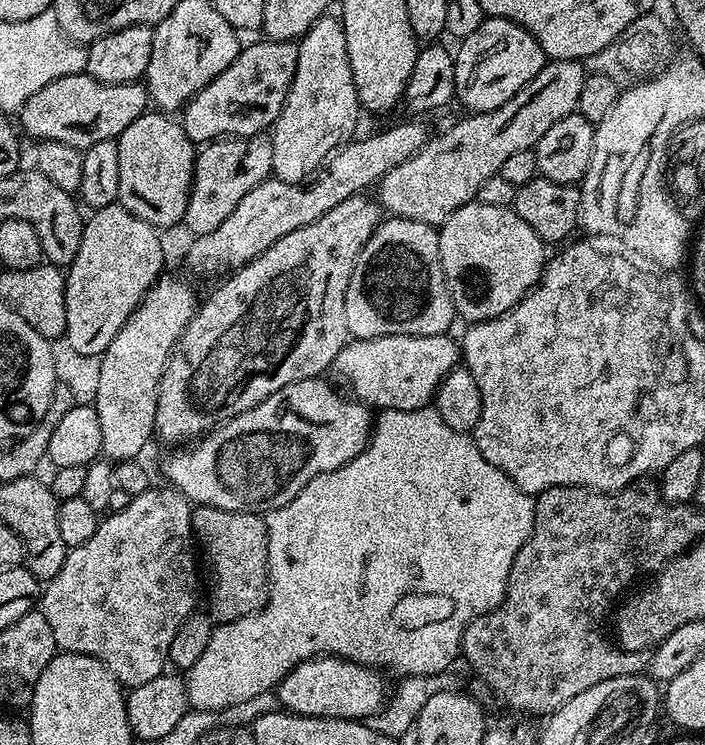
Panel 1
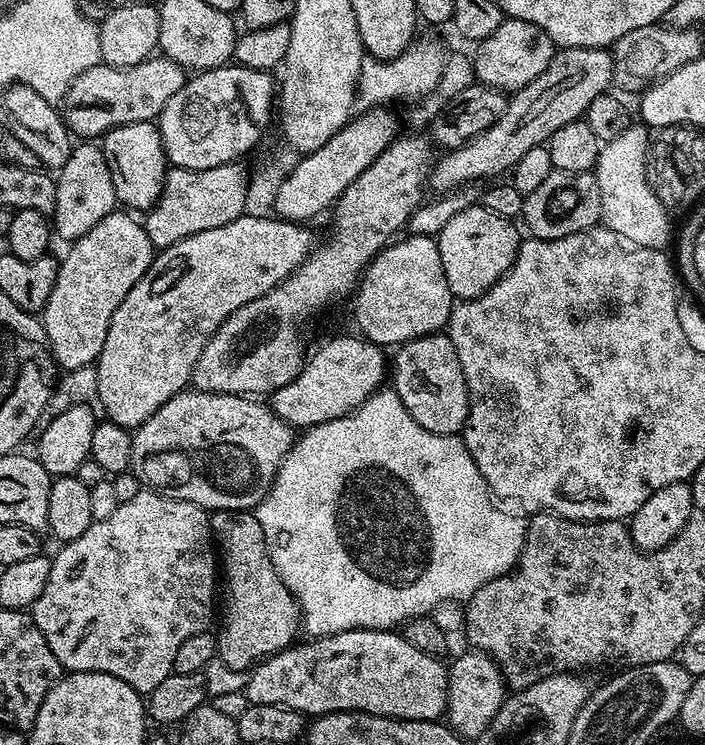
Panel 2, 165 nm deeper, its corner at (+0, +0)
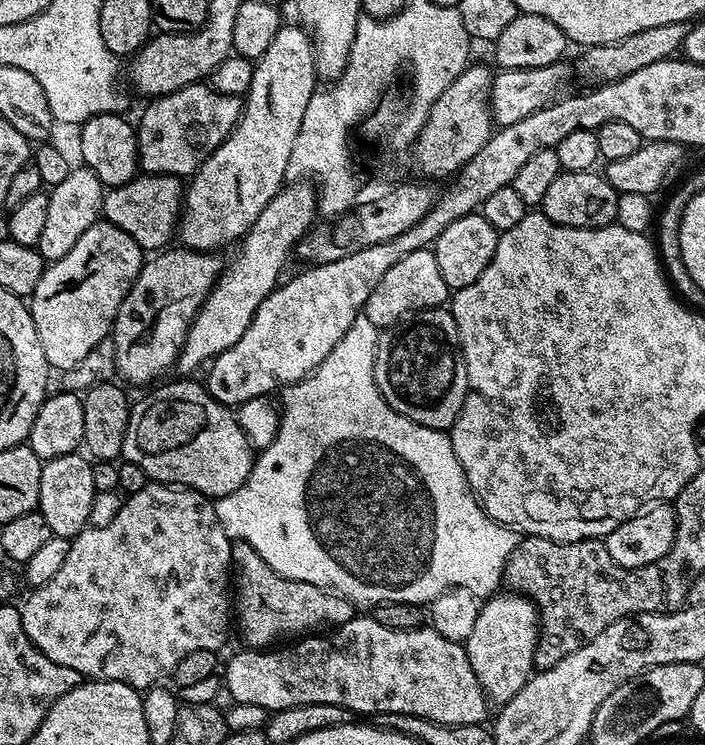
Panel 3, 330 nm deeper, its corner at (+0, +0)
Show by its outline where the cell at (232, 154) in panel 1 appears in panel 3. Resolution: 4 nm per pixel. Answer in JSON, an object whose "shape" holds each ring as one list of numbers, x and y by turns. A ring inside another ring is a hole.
{"shape":[[138,174,130,182,105,191,102,216,107,223,126,230,126,234,130,234,145,253,156,254,167,249,177,235,184,211,185,191,181,177]]}

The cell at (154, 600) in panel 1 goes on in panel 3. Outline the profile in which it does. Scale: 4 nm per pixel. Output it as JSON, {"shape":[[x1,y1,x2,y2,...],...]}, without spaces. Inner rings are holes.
{"shape":[[150,482,145,488,131,493,125,499,122,510,118,510,118,515,114,518,114,522,110,522,110,526,101,528,89,526,83,532,73,536,71,542,70,554,66,554,66,562,62,562,58,574,54,574,54,578,50,578,46,586,31,589,27,593,28,601,20,608,22,626,30,642,34,642,34,646,38,646,38,650,42,650,42,654,46,654,50,662,58,662,58,666,70,666,70,670,78,670,82,678,122,682,137,690,147,690,167,681,171,677,174,666,178,666,178,662,182,662,182,658,187,654,200,649,216,652,223,646,228,636,228,626,230,628,232,624,234,604,233,597,230,595,230,584,228,588,228,576,230,580,233,575,233,541,229,540,226,530,222,530,222,522,218,522,215,503,209,497,195,492,192,488]]}

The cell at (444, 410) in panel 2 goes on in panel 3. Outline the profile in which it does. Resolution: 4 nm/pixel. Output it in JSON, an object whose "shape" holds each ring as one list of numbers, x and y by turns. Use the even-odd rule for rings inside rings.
{"shape":[[444,306,424,308,383,329,374,374,378,390,398,414,427,428,451,429,468,393,466,362,451,311]]}

